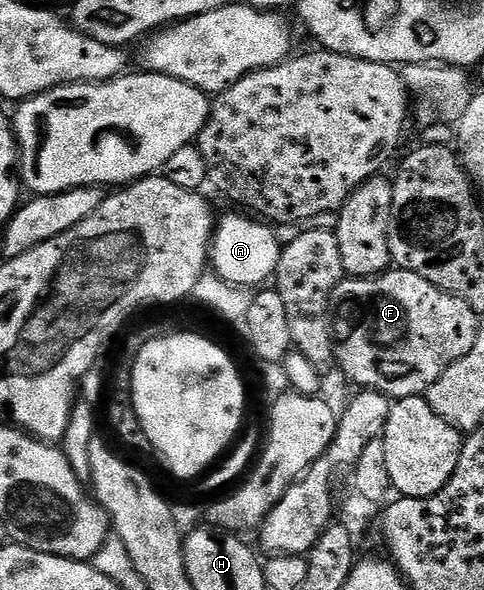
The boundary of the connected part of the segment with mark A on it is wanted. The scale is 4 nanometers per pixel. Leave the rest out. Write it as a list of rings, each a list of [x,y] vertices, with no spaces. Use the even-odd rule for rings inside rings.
[[[226,214],[223,218],[221,215],[217,219],[214,241],[210,247],[210,262],[213,273],[222,281],[243,288],[258,288],[269,283],[278,270],[283,243],[275,231],[274,234],[270,231],[273,229],[265,221],[242,214]]]

